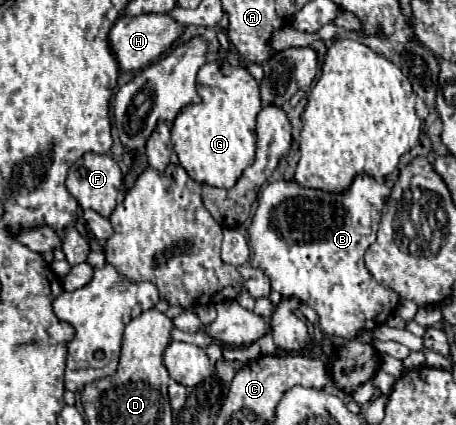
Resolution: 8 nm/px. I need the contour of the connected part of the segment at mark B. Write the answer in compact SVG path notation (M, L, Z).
M358 175L350 189L340 195L332 195L320 189L300 187L294 181L272 181L262 191L256 213L248 227L248 241L252 247L252 265L262 269L272 283L272 289L284 297L296 297L302 303L310 305L320 315L320 327L324 333L340 339L356 339L364 329L374 329L384 325L388 315L398 307L400 297L374 281L370 271L364 265L366 249L376 241L378 223L388 201L392 187L378 183L370 175Z

